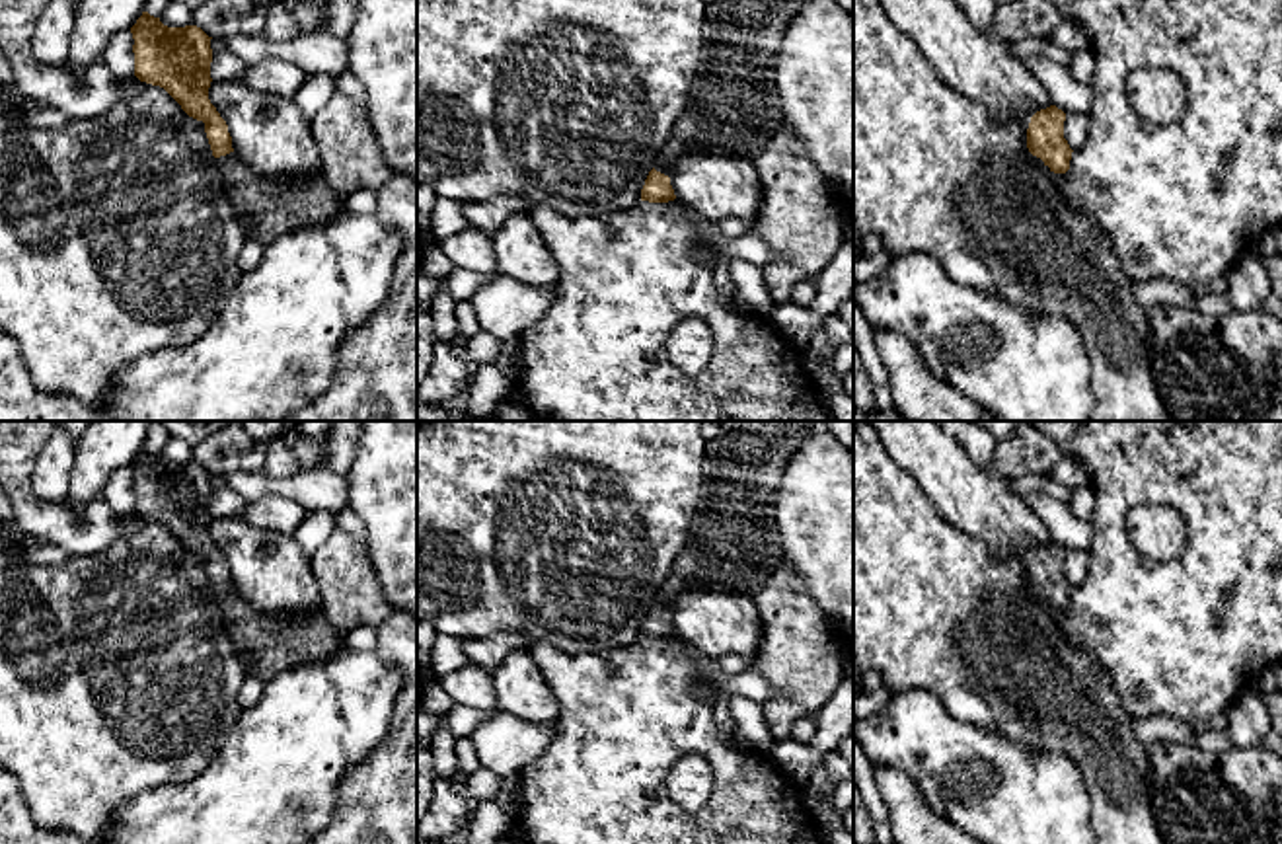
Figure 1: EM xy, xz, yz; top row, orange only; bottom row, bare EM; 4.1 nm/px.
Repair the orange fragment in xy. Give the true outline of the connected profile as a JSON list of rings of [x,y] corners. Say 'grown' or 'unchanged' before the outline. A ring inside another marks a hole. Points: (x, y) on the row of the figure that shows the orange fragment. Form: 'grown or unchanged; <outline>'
grown; [[[142,12],[131,33],[134,76],[164,88],[189,117],[205,123],[226,197],[247,240],[265,246],[284,232],[323,226],[345,211],[345,199],[325,177],[284,185],[259,177],[238,158],[228,125],[208,99],[212,37],[201,27],[168,27]]]

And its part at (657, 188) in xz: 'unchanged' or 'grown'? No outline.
grown

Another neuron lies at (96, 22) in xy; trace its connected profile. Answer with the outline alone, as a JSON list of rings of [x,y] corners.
[[[80,0],[68,45],[68,66],[82,74],[101,62],[115,33],[131,29],[146,0]]]

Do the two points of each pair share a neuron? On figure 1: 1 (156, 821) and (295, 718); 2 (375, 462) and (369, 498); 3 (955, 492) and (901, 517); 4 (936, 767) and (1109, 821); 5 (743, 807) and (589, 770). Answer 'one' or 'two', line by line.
1: one
2: one
3: two
4: two
5: one

